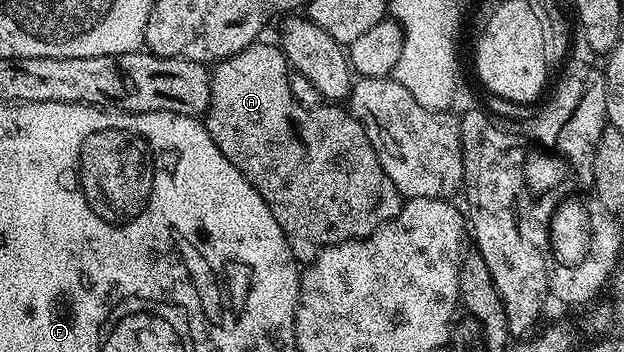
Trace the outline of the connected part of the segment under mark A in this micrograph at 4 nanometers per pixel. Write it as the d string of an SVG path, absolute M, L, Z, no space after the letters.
M264 41L254 42L249 47L242 49L241 52L234 53L228 59L217 62L210 71L212 92L202 122L210 133L214 145L218 145L218 149L222 149L226 161L230 161L230 165L234 165L234 169L238 169L242 173L242 177L246 177L246 181L250 181L250 185L254 185L254 189L258 189L262 201L266 201L270 213L274 213L274 221L278 221L282 233L288 239L288 245L292 249L292 256L296 258L296 262L307 265L317 259L325 247L336 247L339 243L345 243L351 239L367 239L382 224L395 219L400 213L402 196L400 190L394 185L394 181L390 181L390 177L386 177L380 159L370 145L370 137L366 137L366 129L362 129L362 125L352 116L351 111L340 105L321 105L311 109L298 105L298 101L290 89L289 74L288 58L284 55L283 50L277 44L275 47L274 44L264 43Z

